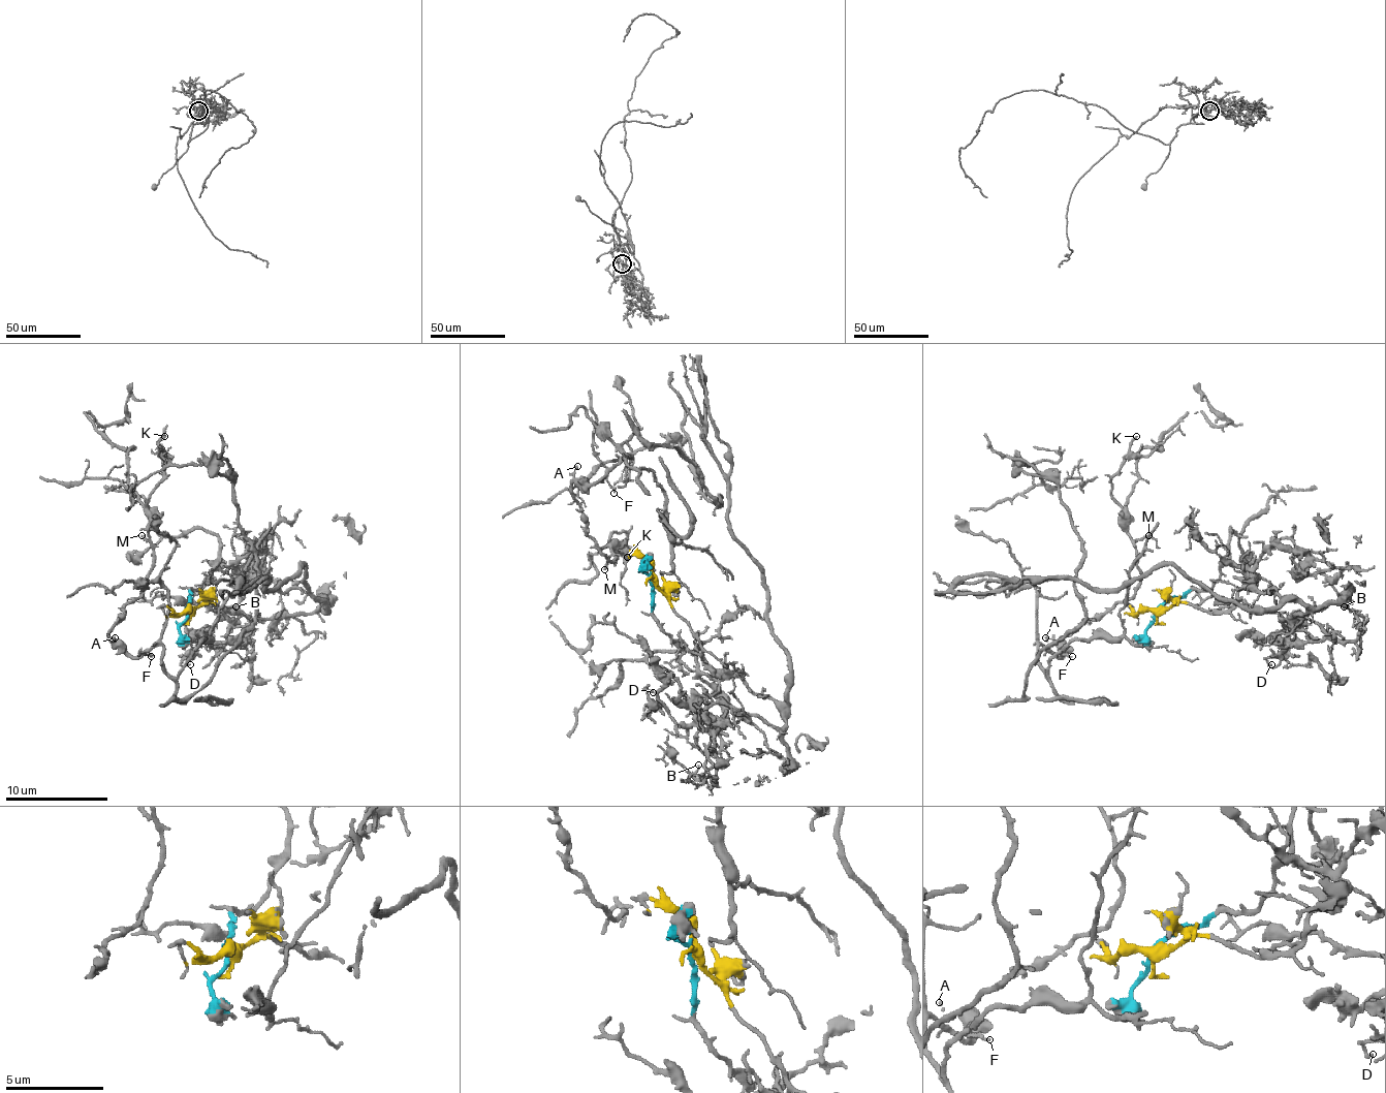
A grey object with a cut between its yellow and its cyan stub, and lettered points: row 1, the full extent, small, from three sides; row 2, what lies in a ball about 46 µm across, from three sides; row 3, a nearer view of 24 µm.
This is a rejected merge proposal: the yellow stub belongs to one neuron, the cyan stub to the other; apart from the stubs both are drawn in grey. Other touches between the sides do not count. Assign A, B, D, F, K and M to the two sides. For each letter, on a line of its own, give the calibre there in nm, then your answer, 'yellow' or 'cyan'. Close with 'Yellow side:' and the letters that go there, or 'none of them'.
A: 100 nm thick; cyan
B: 90 nm thick; yellow
D: 120 nm thick; yellow
F: 150 nm thick; cyan
K: 160 nm thick; cyan
M: 170 nm thick; cyan
Yellow side: B, D

